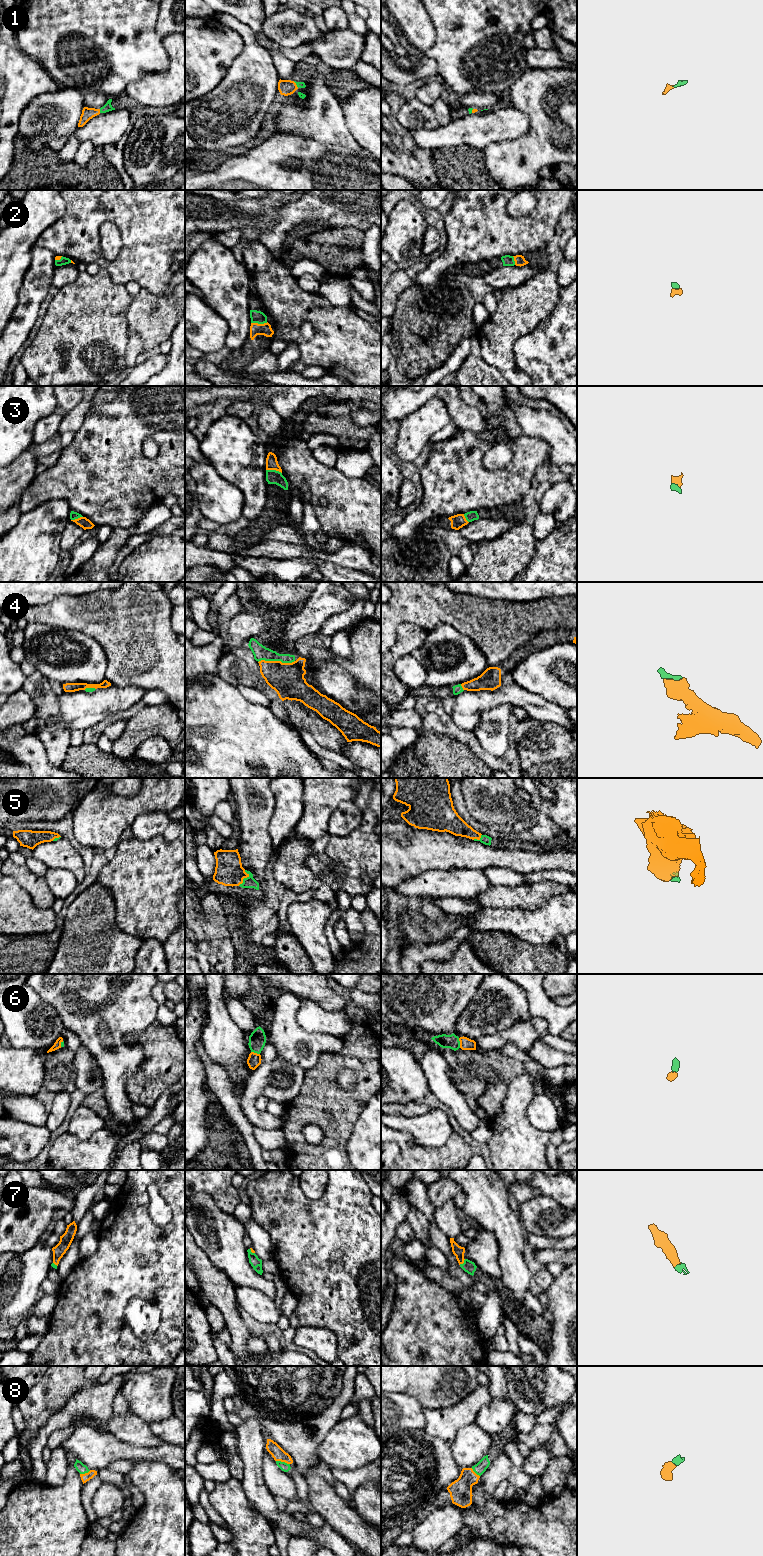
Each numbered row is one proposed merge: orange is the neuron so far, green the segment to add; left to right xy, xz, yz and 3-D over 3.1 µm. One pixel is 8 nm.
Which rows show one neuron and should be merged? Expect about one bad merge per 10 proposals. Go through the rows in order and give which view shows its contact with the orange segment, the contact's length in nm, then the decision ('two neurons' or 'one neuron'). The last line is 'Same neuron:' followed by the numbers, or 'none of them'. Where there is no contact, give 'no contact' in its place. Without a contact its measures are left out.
1: xy | 30 nm | one neuron
2: xz | 140 nm | one neuron
3: xz | 130 nm | one neuron
4: xz | 300 nm | one neuron
5: xz | 140 nm | one neuron
6: yz | 80 nm | one neuron
7: yz | 70 nm | one neuron
8: xz | 120 nm | one neuron
Same neuron: 1, 2, 3, 4, 5, 6, 7, 8

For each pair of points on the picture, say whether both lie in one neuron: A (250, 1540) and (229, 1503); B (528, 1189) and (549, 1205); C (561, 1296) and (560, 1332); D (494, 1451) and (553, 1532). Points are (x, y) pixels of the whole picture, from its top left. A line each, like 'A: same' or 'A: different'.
A: same
B: different
C: same
D: different

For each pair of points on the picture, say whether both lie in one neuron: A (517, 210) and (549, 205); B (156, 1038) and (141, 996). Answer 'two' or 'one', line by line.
A: two
B: two

